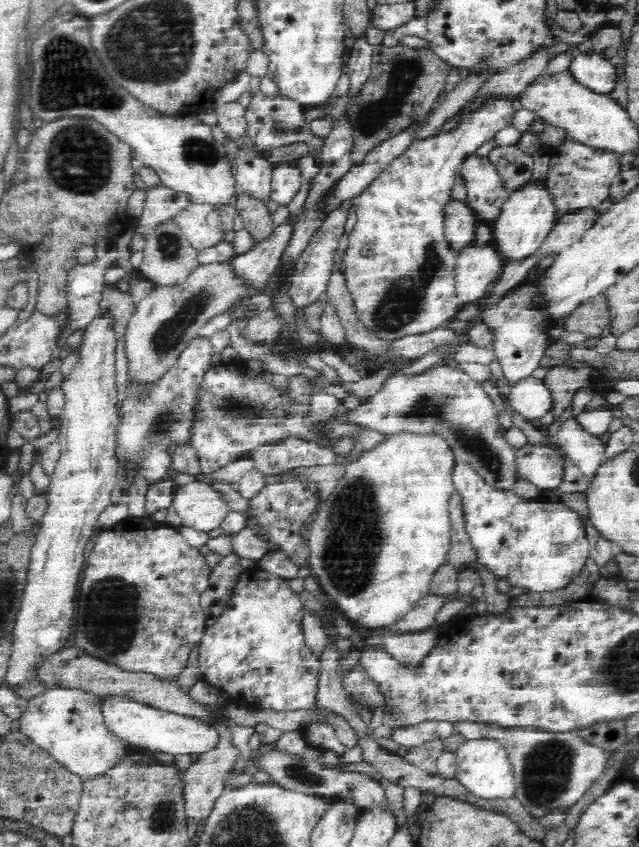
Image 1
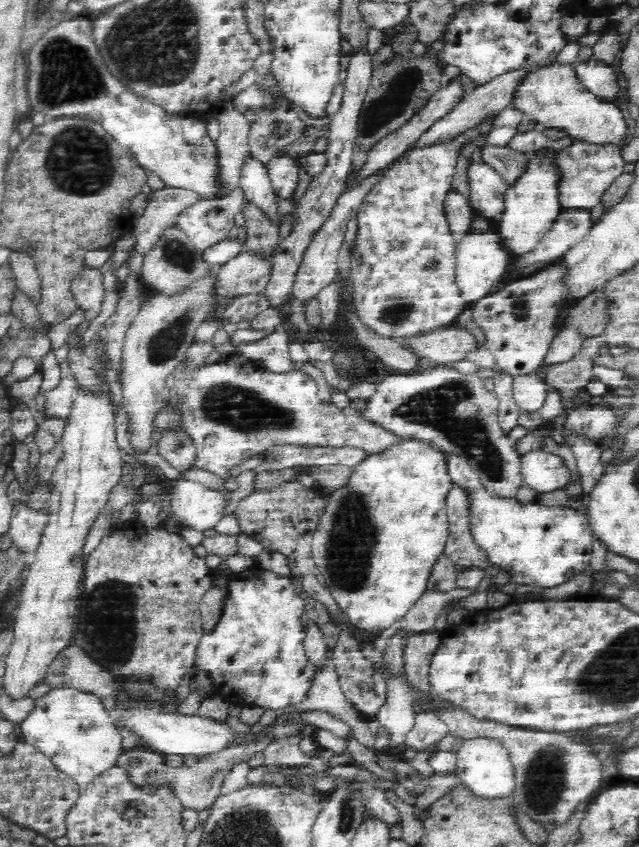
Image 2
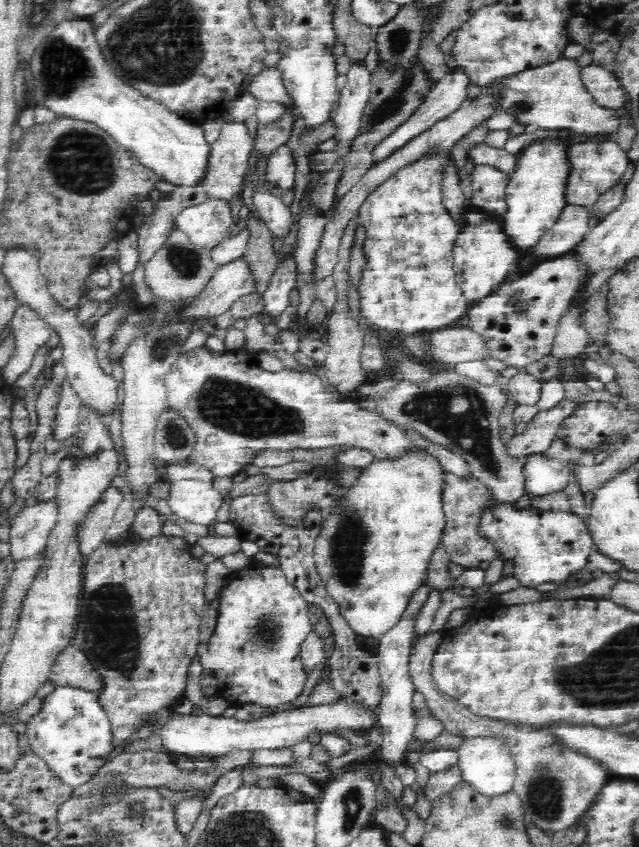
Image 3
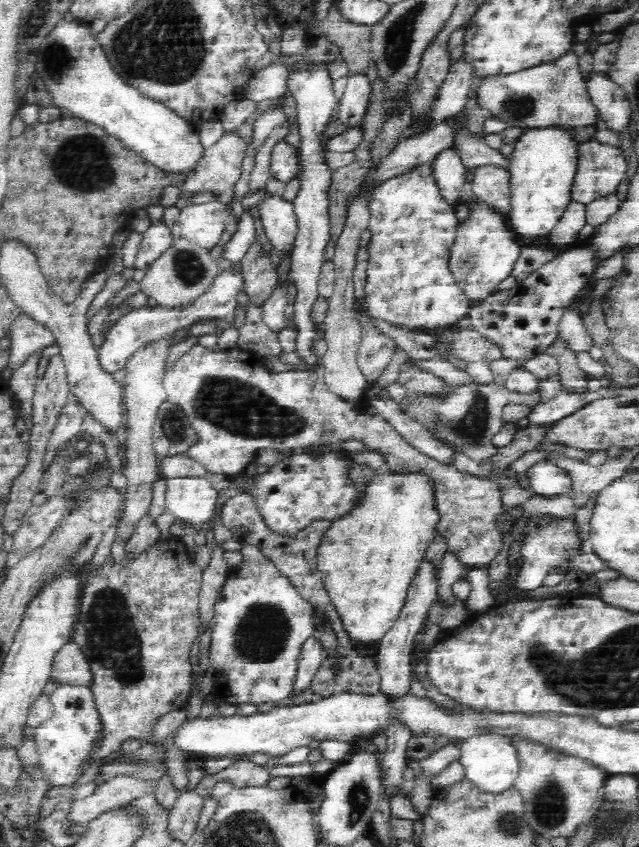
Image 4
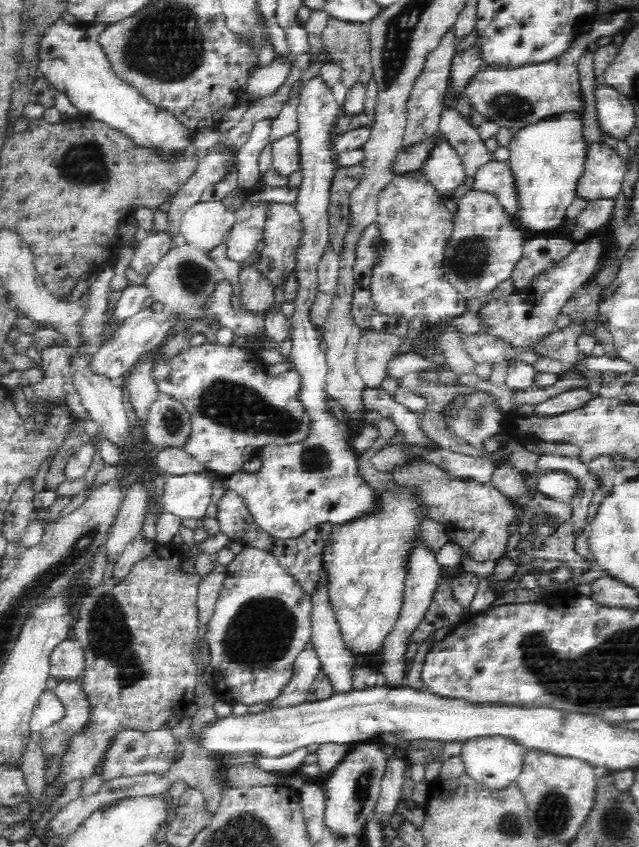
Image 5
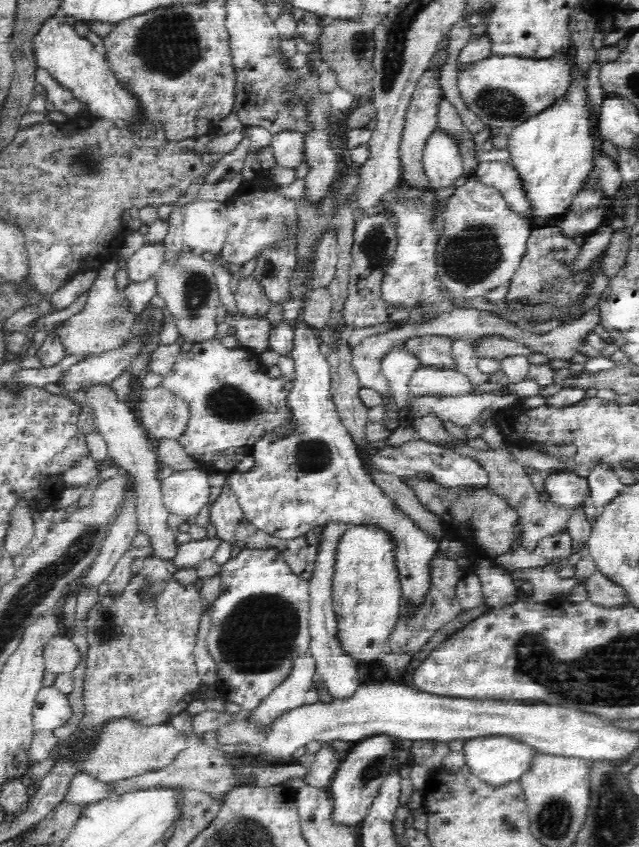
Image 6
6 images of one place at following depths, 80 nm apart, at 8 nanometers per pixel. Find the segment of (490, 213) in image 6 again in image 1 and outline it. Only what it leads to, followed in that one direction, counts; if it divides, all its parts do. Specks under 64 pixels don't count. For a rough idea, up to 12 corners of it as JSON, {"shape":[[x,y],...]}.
{"shape":[[491,243],[460,250],[455,293],[464,306],[487,296],[504,265]]}

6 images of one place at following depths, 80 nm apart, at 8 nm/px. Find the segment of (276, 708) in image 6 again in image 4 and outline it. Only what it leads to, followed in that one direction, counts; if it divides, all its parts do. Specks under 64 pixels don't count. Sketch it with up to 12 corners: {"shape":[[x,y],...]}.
{"shape":[[316,634],[304,641],[293,698],[311,684],[325,651]]}

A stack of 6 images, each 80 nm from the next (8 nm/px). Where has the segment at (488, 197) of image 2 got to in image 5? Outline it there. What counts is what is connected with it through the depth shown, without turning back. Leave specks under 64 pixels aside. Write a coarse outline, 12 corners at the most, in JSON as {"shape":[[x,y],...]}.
{"shape":[[508,163],[480,166],[475,192],[492,195],[510,215],[519,209]]}

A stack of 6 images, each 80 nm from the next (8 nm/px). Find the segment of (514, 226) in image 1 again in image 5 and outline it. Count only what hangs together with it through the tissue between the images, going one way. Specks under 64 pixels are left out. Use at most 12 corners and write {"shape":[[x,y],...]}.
{"shape":[[574,113],[507,145],[528,237],[555,231],[587,147]]}

